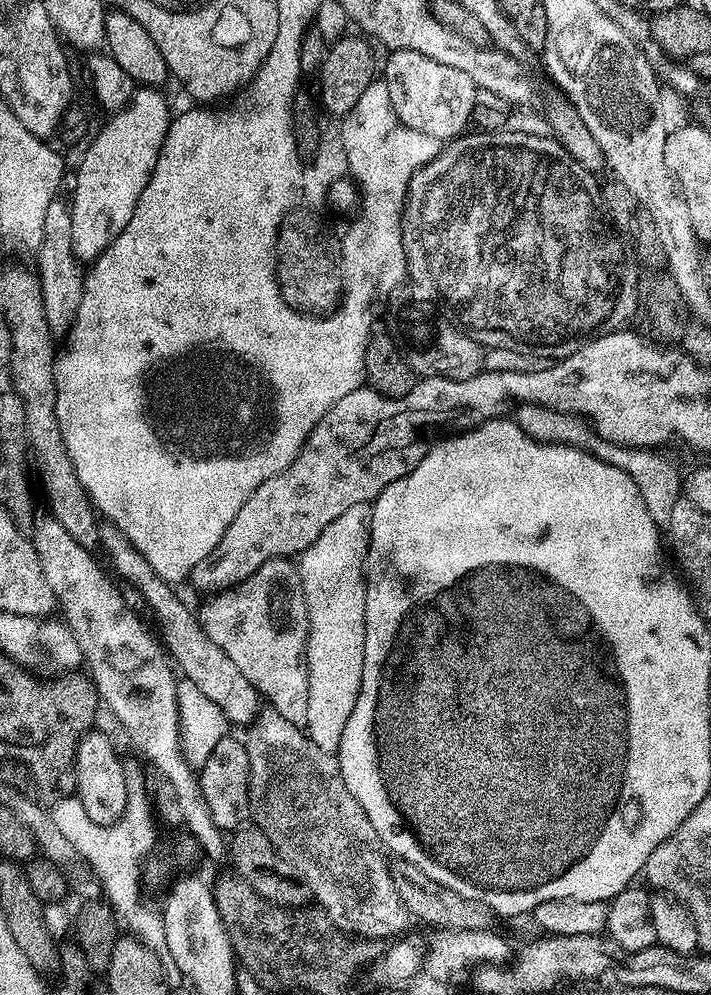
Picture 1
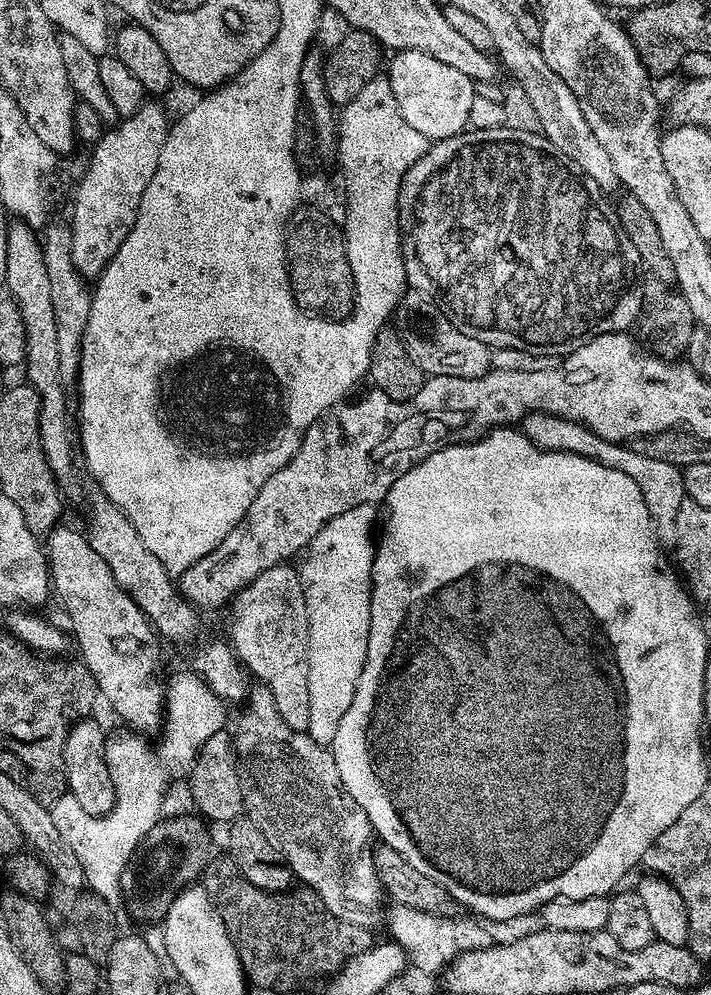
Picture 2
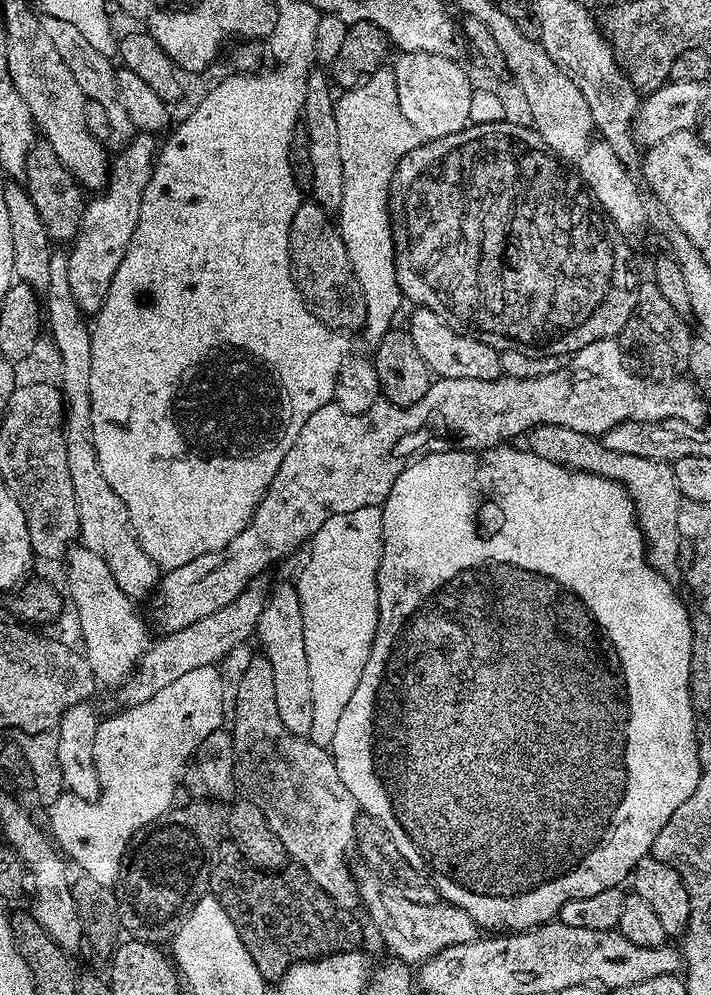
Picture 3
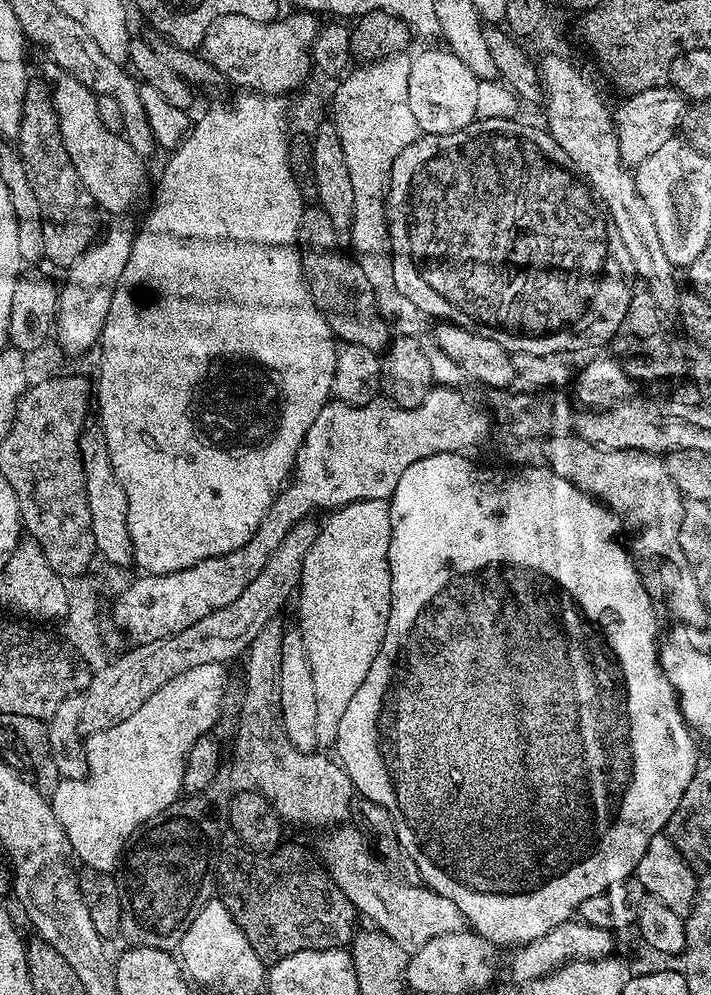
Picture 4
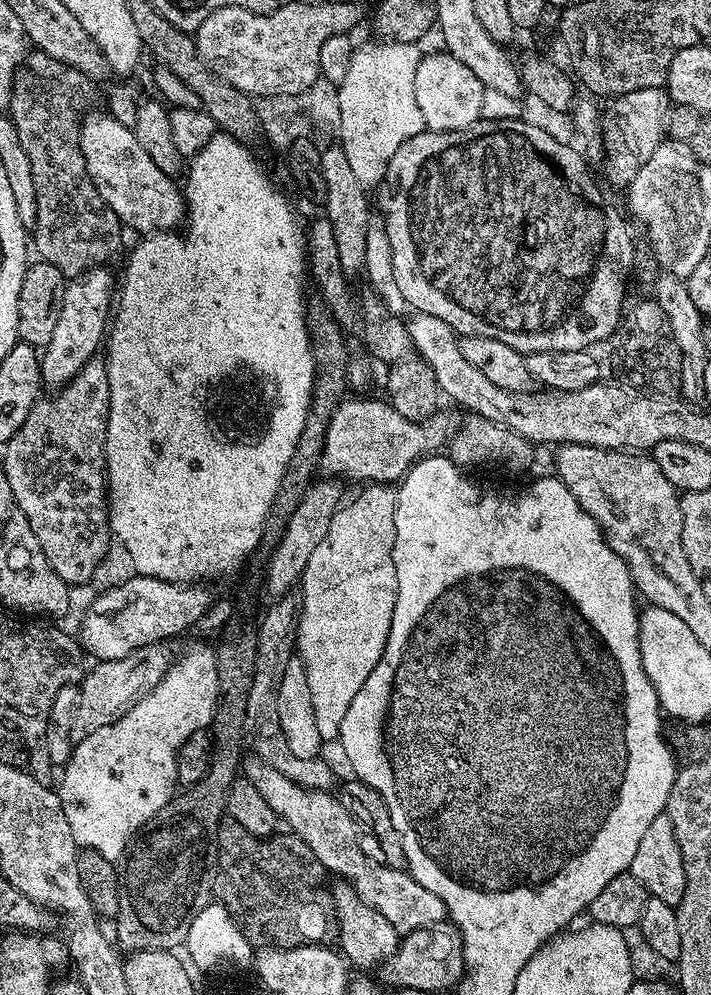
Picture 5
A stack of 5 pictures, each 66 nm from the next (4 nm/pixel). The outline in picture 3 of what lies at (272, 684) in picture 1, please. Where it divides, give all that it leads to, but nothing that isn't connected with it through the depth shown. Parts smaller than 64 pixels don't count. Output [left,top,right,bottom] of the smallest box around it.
[254,583,314,738]

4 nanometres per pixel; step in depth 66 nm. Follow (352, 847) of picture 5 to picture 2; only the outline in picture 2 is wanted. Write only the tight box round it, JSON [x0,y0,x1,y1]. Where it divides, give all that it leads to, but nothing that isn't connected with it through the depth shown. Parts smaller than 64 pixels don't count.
[388,906,494,973]

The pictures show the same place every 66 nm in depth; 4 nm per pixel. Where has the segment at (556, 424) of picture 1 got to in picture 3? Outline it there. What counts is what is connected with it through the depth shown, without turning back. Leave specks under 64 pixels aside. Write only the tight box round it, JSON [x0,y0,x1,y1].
[527,424,682,578]

